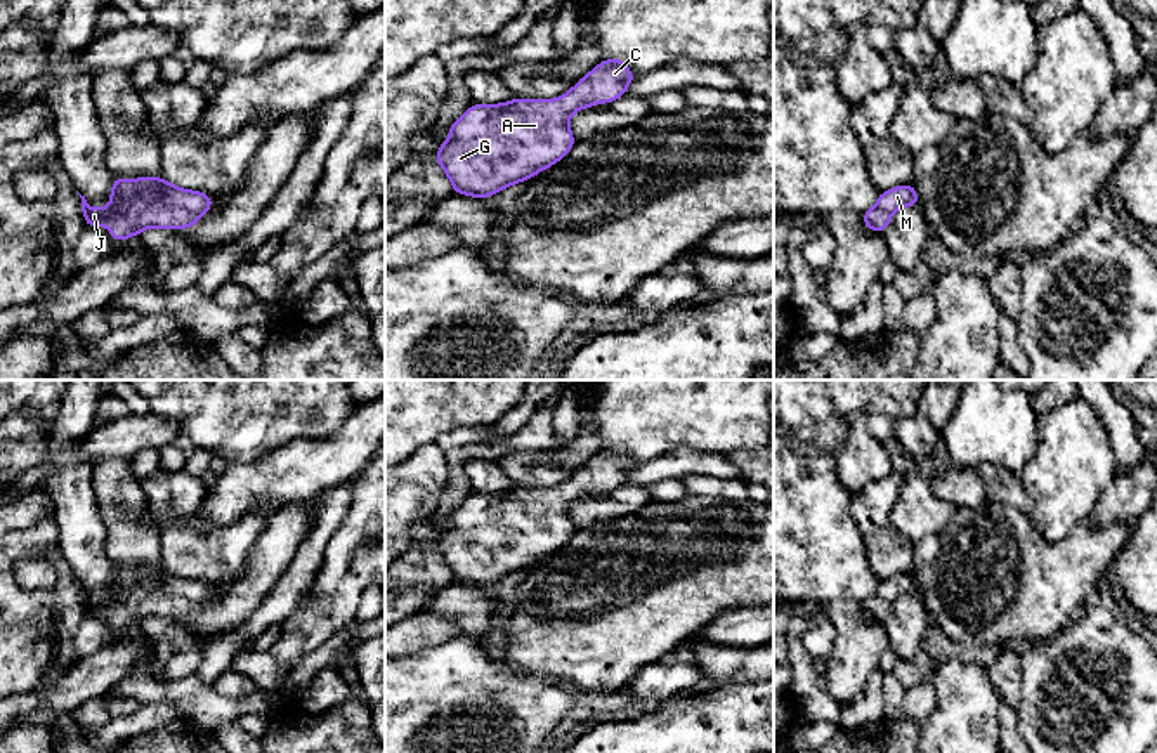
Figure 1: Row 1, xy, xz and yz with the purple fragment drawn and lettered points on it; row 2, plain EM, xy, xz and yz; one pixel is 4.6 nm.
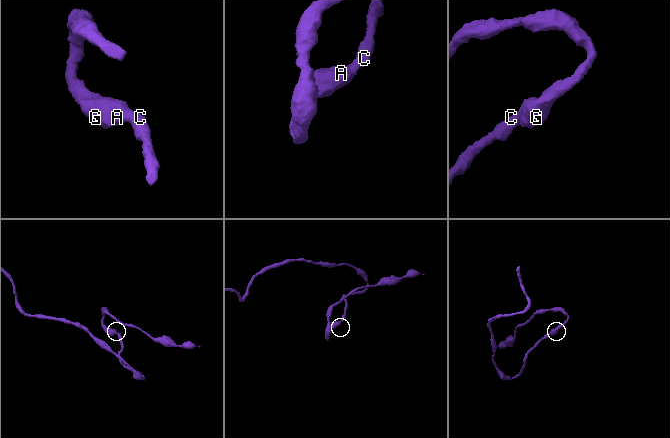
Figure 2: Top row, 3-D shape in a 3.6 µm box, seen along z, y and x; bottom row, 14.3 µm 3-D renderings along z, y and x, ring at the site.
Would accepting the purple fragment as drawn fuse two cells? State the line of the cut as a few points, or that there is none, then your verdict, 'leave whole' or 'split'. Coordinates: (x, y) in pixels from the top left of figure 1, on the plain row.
cut none; leave whole

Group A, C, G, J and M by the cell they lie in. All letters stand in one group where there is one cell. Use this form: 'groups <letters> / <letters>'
groups A C G J M

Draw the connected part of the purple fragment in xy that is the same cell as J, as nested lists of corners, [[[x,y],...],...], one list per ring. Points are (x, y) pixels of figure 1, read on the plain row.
[[[161,564],[156,567],[113,566],[109,597],[94,597],[82,585],[87,616],[101,618],[109,611],[109,626],[125,630],[139,625],[146,616],[189,618],[210,600],[213,586],[206,581],[175,576]]]

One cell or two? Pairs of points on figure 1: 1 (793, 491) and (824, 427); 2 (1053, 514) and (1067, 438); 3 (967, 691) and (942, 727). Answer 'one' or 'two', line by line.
1: two
2: one
3: one

